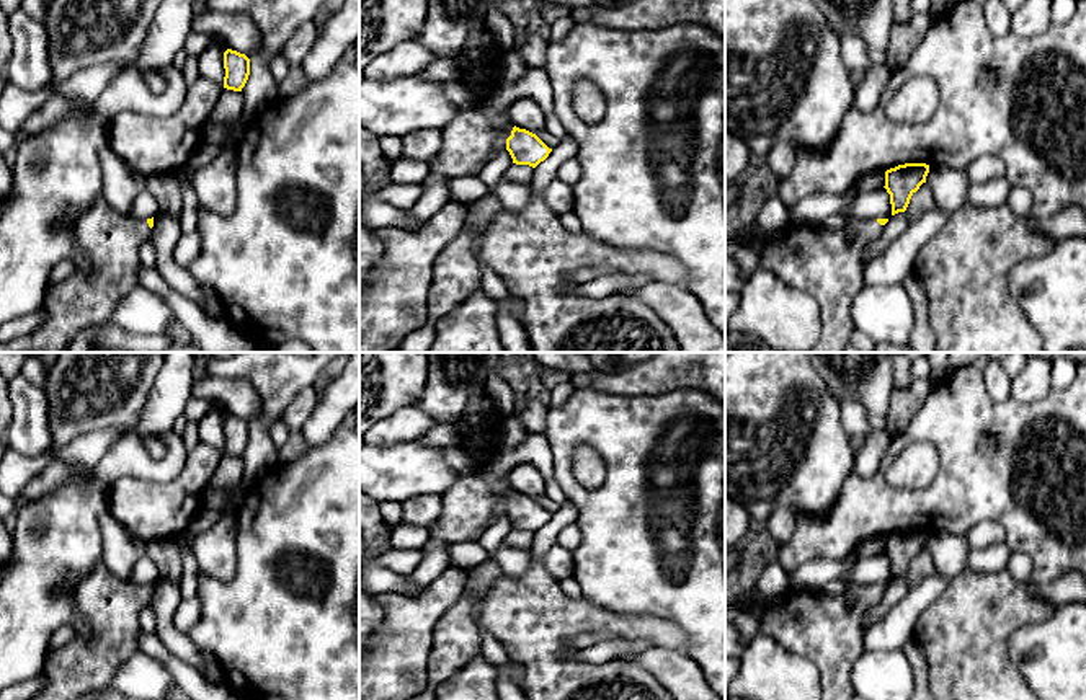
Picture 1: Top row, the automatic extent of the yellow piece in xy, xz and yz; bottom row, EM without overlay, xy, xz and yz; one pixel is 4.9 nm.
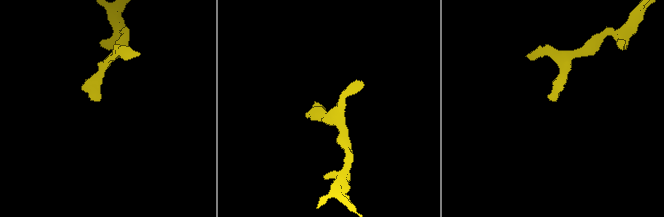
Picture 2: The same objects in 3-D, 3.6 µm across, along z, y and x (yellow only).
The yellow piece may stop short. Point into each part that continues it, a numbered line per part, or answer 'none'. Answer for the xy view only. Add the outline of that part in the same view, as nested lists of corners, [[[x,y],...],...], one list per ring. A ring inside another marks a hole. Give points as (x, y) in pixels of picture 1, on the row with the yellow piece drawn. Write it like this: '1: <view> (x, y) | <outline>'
1: xy (111, 240) | [[[100,197],[75,224],[77,241],[88,255],[90,269],[73,268],[64,282],[49,287],[42,305],[44,323],[34,333],[0,344],[0,352],[67,352],[80,331],[109,318],[124,294],[139,284],[139,251],[150,230],[147,219],[122,215]]]

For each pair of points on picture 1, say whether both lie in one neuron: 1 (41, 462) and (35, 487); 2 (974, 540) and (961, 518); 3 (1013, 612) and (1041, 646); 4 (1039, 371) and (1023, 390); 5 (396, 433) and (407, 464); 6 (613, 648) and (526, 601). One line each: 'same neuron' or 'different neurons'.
1: different neurons
2: different neurons
3: different neurons
4: same neuron
5: different neurons
6: different neurons

